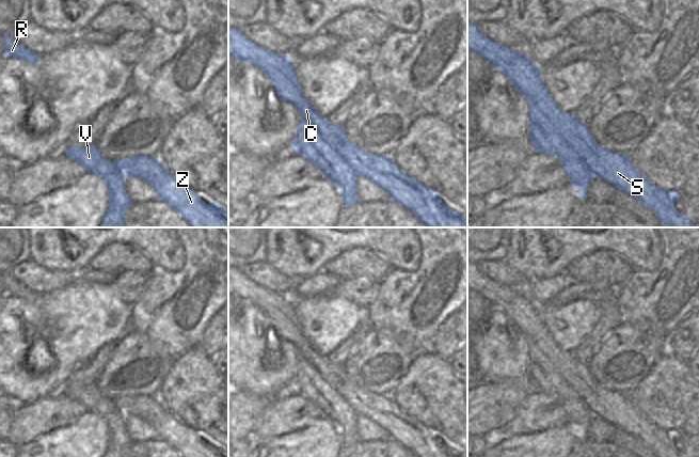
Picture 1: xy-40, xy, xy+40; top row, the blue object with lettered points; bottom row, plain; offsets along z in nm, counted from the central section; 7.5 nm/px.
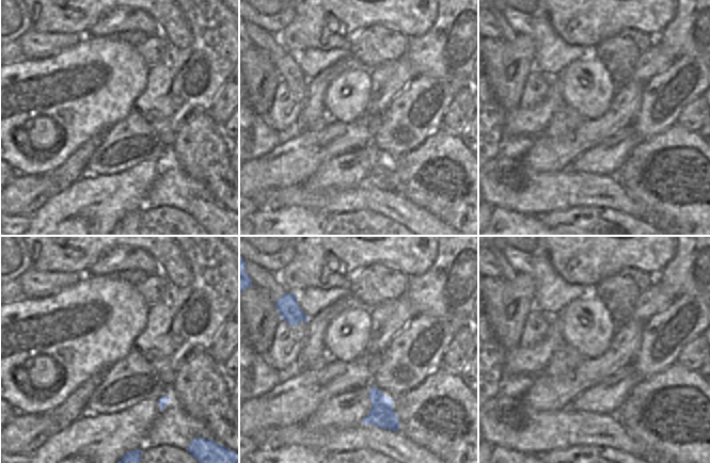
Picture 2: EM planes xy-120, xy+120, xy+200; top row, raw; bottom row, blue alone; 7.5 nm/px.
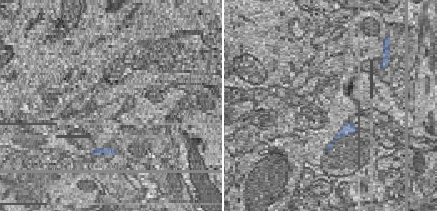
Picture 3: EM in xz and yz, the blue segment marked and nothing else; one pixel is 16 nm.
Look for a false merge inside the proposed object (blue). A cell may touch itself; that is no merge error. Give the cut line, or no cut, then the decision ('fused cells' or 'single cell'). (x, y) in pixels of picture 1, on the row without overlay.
xy+40 (527, 339), (550, 360), (586, 403), (593, 415) | fused cells

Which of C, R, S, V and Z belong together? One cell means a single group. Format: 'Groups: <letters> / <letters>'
Groups: C R S Z / V

